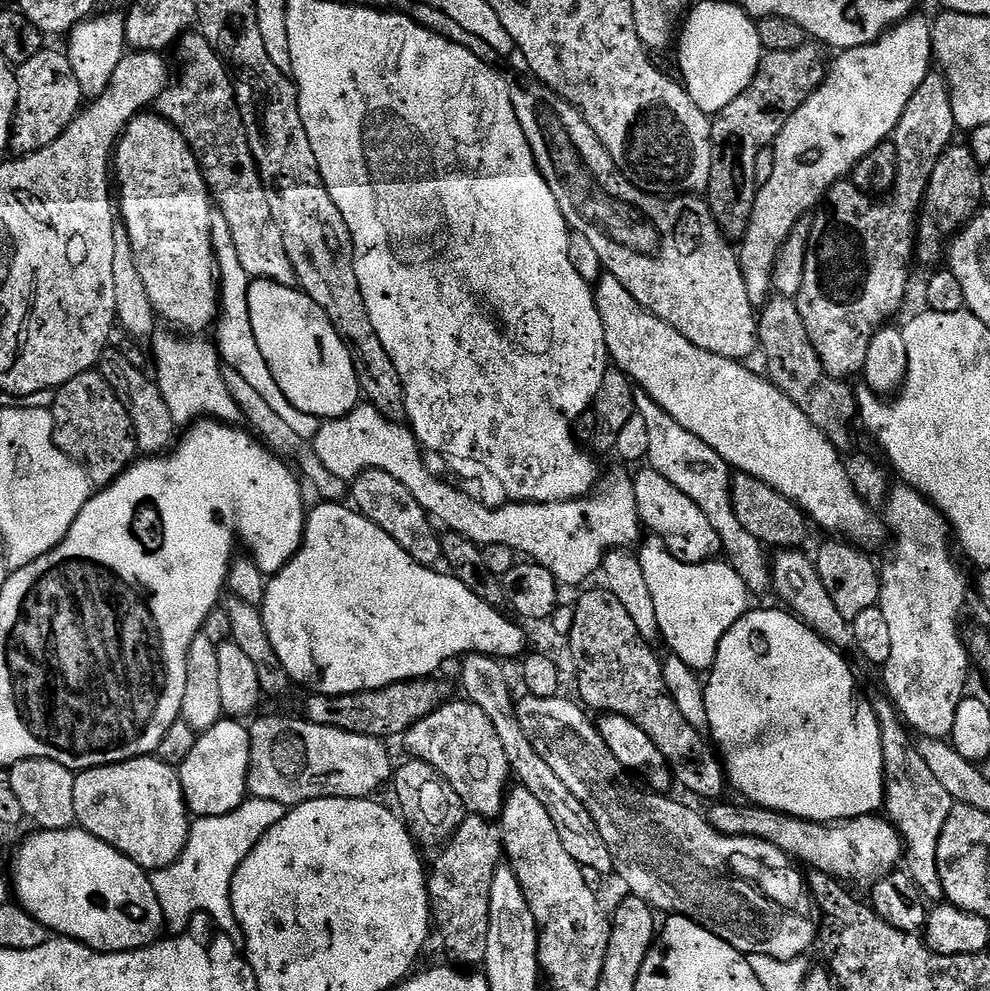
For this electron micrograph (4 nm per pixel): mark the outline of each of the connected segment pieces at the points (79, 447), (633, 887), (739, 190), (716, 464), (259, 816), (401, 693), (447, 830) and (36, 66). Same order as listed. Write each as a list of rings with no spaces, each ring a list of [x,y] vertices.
[[[99,371],[83,372],[74,378],[70,378],[70,382],[62,385],[52,398],[50,411],[56,427],[52,435],[54,442],[58,446],[58,450],[62,450],[74,463],[82,466],[82,470],[93,485],[110,485],[126,469],[132,467],[137,459],[138,449],[136,446],[136,431],[132,428],[132,419],[128,413],[128,407],[121,402],[118,393],[110,386],[110,382],[106,382],[106,378],[101,376]]]
[[[525,695],[525,700],[518,704],[518,717],[521,722],[522,730],[528,735],[536,753],[540,755],[542,760],[546,761],[550,769],[553,770],[564,786],[568,788],[580,800],[581,804],[586,806],[595,823],[595,828],[599,832],[602,840],[608,846],[611,859],[613,861],[615,875],[619,875],[621,880],[628,886],[627,891],[636,897],[642,898],[647,904],[658,912],[666,910],[675,915],[686,916],[696,921],[706,930],[710,930],[718,938],[722,938],[726,942],[730,942],[730,946],[734,946],[734,950],[743,952],[745,956],[769,956],[775,960],[785,962],[796,962],[800,955],[807,950],[813,943],[818,940],[818,912],[814,907],[812,893],[808,891],[805,873],[799,867],[792,868],[794,865],[793,857],[787,856],[782,850],[778,850],[778,846],[774,846],[765,840],[758,838],[750,838],[749,836],[724,836],[720,832],[714,830],[707,817],[702,813],[696,812],[694,809],[674,800],[670,800],[667,795],[652,793],[647,791],[636,790],[628,784],[627,769],[621,766],[614,752],[610,750],[610,746],[606,745],[605,739],[600,734],[599,727],[586,716],[586,711],[579,703],[574,704],[572,701],[562,698],[561,695],[549,696],[542,698],[533,695]]]
[[[806,42],[794,50],[765,51],[760,68],[746,86],[746,90],[742,90],[742,94],[738,94],[738,98],[734,98],[730,106],[715,113],[712,120],[712,165],[706,199],[718,226],[729,240],[743,241],[746,230],[752,224],[754,202],[758,191],[755,182],[755,163],[758,161],[759,152],[763,148],[775,145],[782,126],[786,126],[786,122],[790,122],[798,106],[806,102],[806,98],[810,98],[810,94],[814,94],[818,86],[822,86],[822,82],[828,77],[829,67],[829,49],[819,42]]]
[[[636,390],[634,391],[634,402],[636,411],[640,413],[646,422],[647,437],[650,438],[647,463],[662,478],[674,482],[686,498],[690,498],[702,510],[702,514],[710,522],[715,539],[720,539],[724,547],[727,563],[731,564],[733,570],[739,574],[744,583],[749,586],[755,584],[767,585],[770,580],[770,560],[764,557],[765,545],[738,522],[738,514],[734,514],[732,505],[732,477],[728,463],[719,456],[710,446],[674,420],[674,418],[650,398],[650,394]]]
[[[245,799],[236,812],[221,816],[201,816],[191,821],[188,829],[188,845],[170,866],[155,869],[151,873],[154,894],[162,906],[165,925],[169,929],[184,930],[199,912],[216,919],[216,924],[229,936],[239,941],[242,933],[232,905],[232,883],[238,866],[250,854],[250,850],[286,815],[285,805],[273,800]]]
[[[421,678],[391,684],[390,687],[378,691],[368,691],[344,696],[334,708],[336,727],[346,729],[348,733],[358,733],[363,736],[389,739],[388,736],[401,737],[422,718],[428,716],[443,703],[449,703],[454,697],[454,686],[440,678]]]
[[[408,758],[401,768],[399,765],[395,769],[395,784],[396,800],[400,803],[398,812],[412,833],[412,839],[421,845],[447,845],[466,815],[462,798],[458,798],[458,790],[454,790],[454,786],[450,786],[450,782],[446,782],[446,778],[438,770],[434,770],[434,766],[415,758]]]
[[[45,50],[34,54],[30,62],[19,65],[15,69],[16,81],[20,89],[18,90],[18,102],[16,103],[16,118],[14,128],[17,133],[32,132],[32,136],[37,141],[37,145],[43,146],[50,141],[56,140],[64,133],[64,129],[70,126],[70,122],[81,111],[82,103],[85,99],[84,91],[78,86],[78,78],[74,78],[74,66],[70,66],[67,55],[63,51],[51,52]]]

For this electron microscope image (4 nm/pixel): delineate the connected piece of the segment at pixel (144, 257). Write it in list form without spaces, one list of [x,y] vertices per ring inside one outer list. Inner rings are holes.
[[[141,114],[129,122],[124,129],[123,136],[120,137],[114,149],[114,180],[120,183],[120,196],[118,192],[118,216],[122,221],[122,226],[128,231],[130,246],[134,250],[134,262],[138,266],[138,274],[142,274],[142,282],[146,282],[146,294],[150,294],[150,302],[154,306],[157,317],[164,320],[165,325],[179,330],[184,334],[204,334],[204,331],[211,329],[215,325],[220,315],[220,286],[218,283],[218,269],[216,267],[216,249],[214,239],[212,240],[212,212],[214,216],[214,201],[208,191],[208,184],[204,180],[204,172],[200,168],[200,163],[196,161],[196,156],[192,148],[186,142],[186,138],[178,129],[165,120],[159,114]]]

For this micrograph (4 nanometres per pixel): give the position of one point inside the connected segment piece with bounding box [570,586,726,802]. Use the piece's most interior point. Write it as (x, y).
(619, 674)

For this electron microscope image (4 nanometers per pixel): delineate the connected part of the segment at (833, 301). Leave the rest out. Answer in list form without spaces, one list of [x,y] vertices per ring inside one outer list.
[[[936,70],[929,71],[928,76],[922,82],[922,86],[918,86],[918,90],[914,90],[914,98],[910,98],[910,102],[906,102],[904,117],[898,122],[894,133],[899,172],[897,174],[896,184],[893,185],[891,191],[883,198],[878,198],[882,200],[875,200],[877,198],[875,195],[864,192],[852,183],[851,179],[845,178],[828,191],[822,203],[819,205],[818,211],[815,213],[815,216],[817,215],[816,221],[811,221],[810,231],[808,233],[808,253],[804,259],[802,286],[800,287],[800,293],[798,293],[794,299],[798,310],[802,314],[802,320],[806,322],[806,330],[807,333],[810,334],[810,340],[814,342],[814,348],[818,350],[818,358],[822,358],[824,371],[829,372],[832,376],[852,378],[855,372],[856,375],[863,373],[864,363],[866,362],[866,350],[870,350],[870,342],[874,338],[874,334],[885,327],[885,325],[891,321],[888,319],[903,306],[904,295],[908,292],[908,271],[912,268],[912,262],[914,264],[914,245],[918,240],[918,213],[921,211],[925,196],[928,195],[930,174],[934,174],[934,166],[938,166],[938,158],[942,158],[942,154],[953,143],[954,137],[952,137],[952,132],[955,133],[956,131],[954,110],[950,102],[950,94],[948,93],[947,75],[941,74]]]

